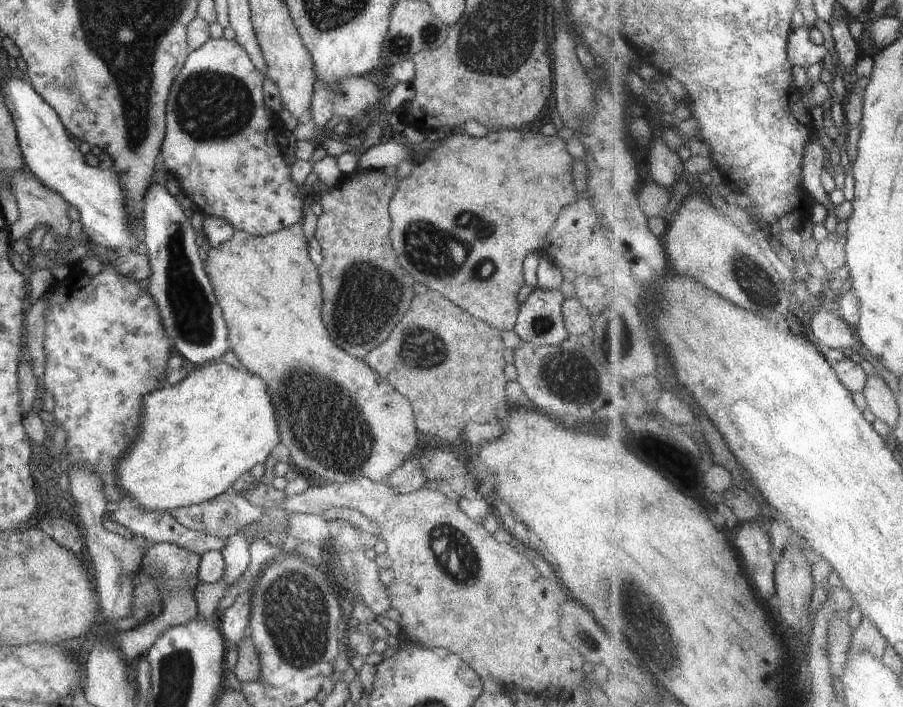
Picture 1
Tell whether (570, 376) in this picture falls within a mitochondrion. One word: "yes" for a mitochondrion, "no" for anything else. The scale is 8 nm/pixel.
yes

